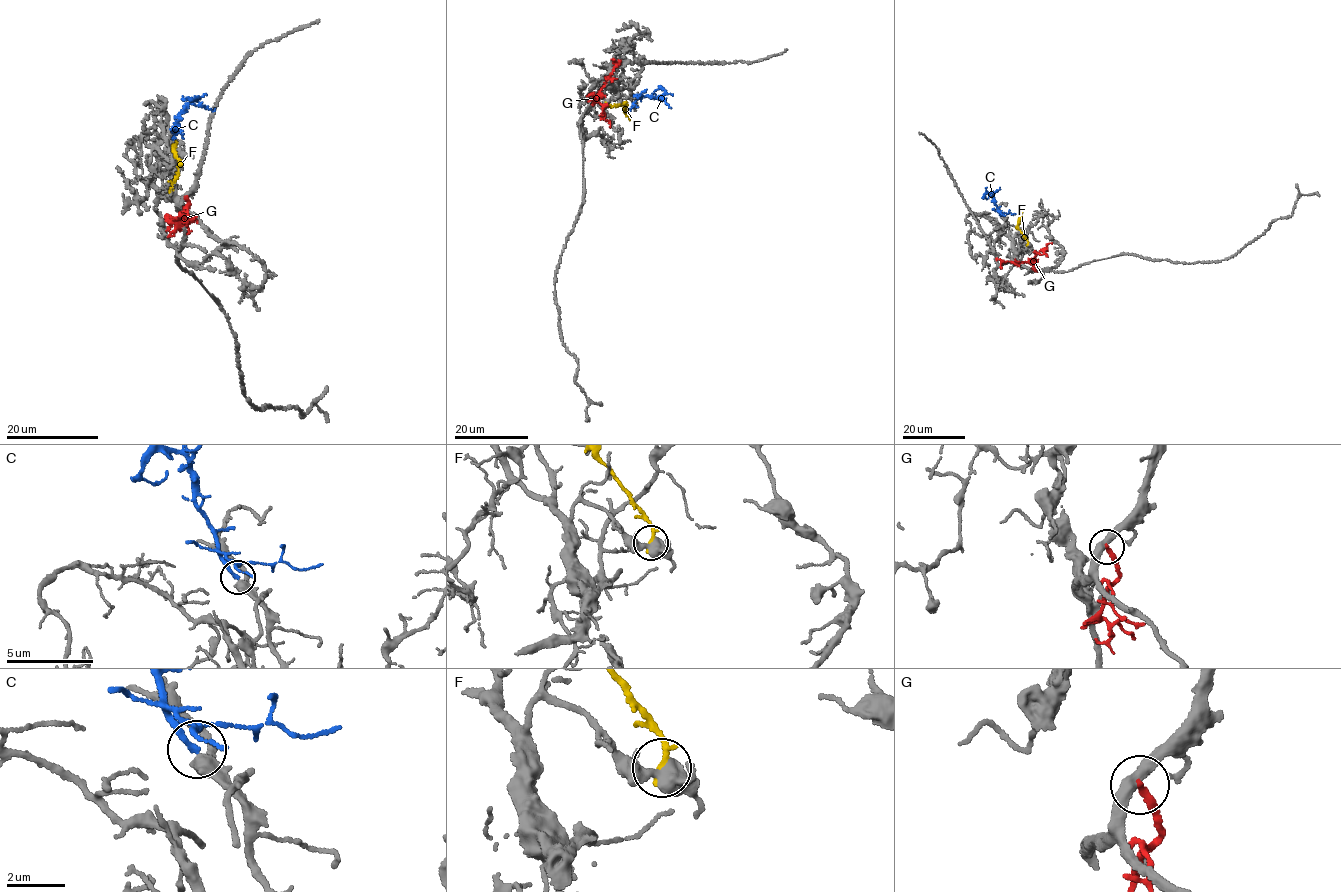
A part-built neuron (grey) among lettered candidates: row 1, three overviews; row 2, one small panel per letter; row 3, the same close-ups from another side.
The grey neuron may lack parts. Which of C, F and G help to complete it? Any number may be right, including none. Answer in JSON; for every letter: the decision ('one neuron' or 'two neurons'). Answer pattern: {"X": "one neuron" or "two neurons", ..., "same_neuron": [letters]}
{"C": "one neuron", "F": "two neurons", "G": "two neurons", "same_neuron": ["C"]}

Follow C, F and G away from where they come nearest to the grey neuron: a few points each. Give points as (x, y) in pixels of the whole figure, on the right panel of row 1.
C: (1001, 215), (992, 194), (988, 193), (984, 197), (989, 196)
F: (1027, 244), (1018, 227), (1022, 211)
G: (996, 259), (1017, 263), (1033, 260), (1039, 251), (1052, 243)

